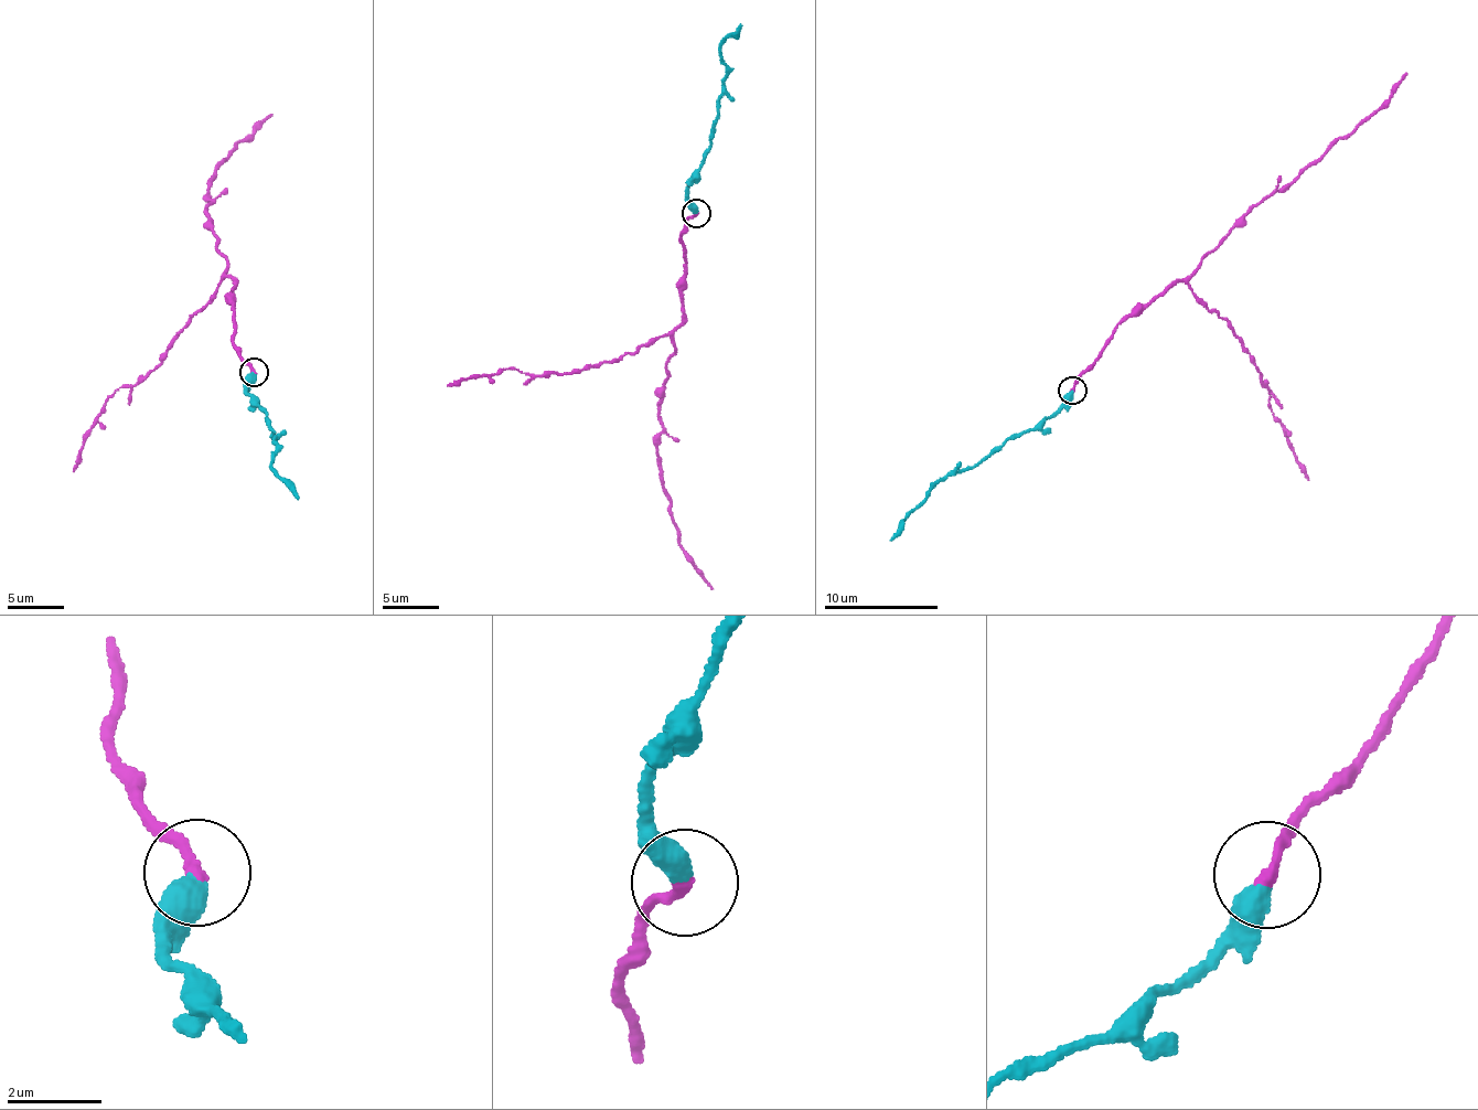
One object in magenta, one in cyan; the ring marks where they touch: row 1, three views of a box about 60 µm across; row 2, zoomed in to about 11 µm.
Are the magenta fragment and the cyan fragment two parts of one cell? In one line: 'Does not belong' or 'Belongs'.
Belongs

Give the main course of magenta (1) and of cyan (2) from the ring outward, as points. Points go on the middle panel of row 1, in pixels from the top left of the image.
1: (695, 214), (681, 237), (685, 313), (666, 365), (656, 448), (672, 524), (686, 557), (714, 589)
2: (695, 214), (686, 191), (719, 115), (726, 71), (719, 51), (740, 23)

